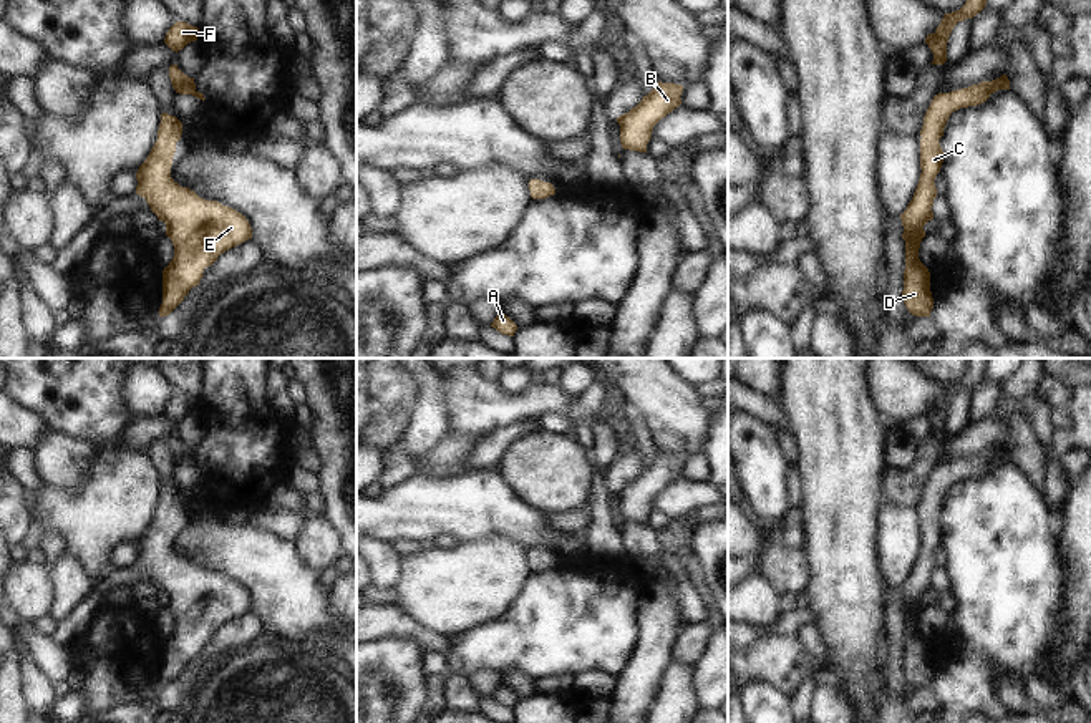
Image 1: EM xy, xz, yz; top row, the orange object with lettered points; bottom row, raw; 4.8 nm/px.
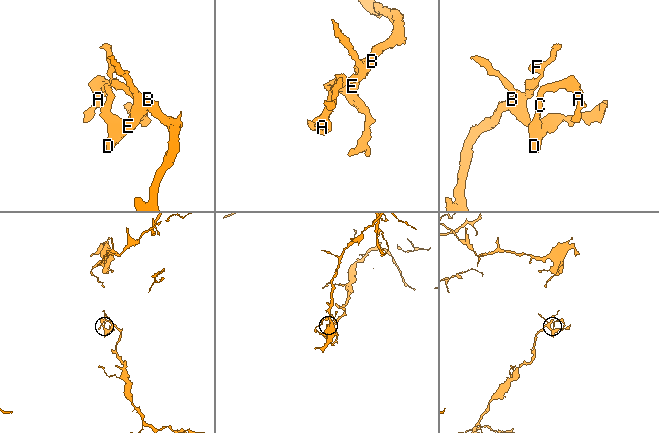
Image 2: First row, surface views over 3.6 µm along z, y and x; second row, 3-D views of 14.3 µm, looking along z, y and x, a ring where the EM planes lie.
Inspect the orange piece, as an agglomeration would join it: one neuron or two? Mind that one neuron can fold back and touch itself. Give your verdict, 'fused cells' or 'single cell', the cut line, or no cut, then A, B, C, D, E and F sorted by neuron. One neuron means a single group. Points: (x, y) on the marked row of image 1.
single cell; cut none; groups A B C D E F

